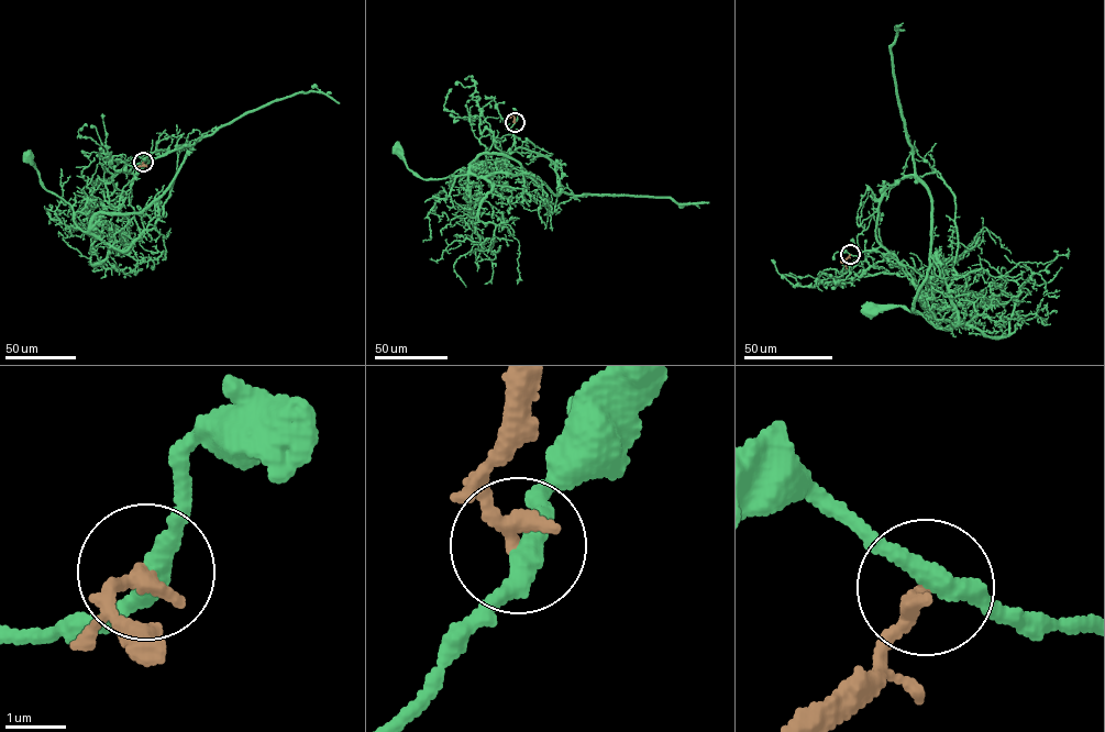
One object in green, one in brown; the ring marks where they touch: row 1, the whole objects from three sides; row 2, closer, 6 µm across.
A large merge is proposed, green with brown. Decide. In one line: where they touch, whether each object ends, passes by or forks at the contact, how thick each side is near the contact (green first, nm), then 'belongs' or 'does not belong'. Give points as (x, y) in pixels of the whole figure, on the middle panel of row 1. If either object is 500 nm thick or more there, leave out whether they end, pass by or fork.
at (515, 122); green passes by; brown ends there; 320 nm thick on the green side, 280 nm on the other; does not belong

